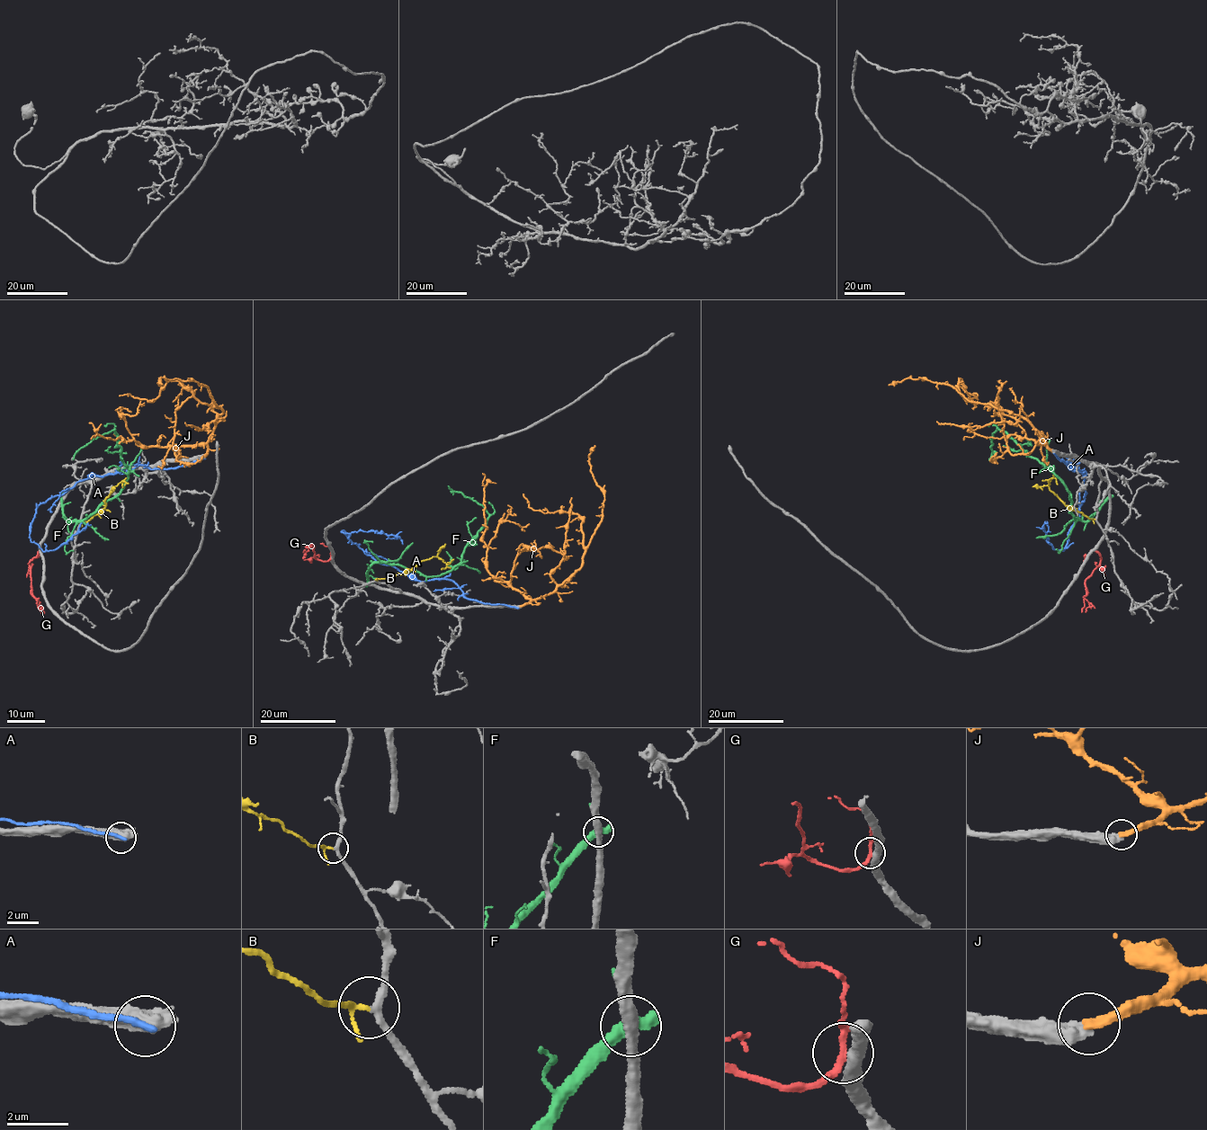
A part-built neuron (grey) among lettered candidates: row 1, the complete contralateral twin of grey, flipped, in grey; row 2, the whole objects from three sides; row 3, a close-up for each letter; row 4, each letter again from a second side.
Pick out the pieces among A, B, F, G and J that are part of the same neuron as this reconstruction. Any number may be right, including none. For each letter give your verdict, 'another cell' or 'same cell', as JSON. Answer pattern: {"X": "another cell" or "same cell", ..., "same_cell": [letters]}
{"A": "another cell", "B": "same cell", "F": "another cell", "G": "another cell", "J": "same cell", "same_cell": ["B", "J"]}

